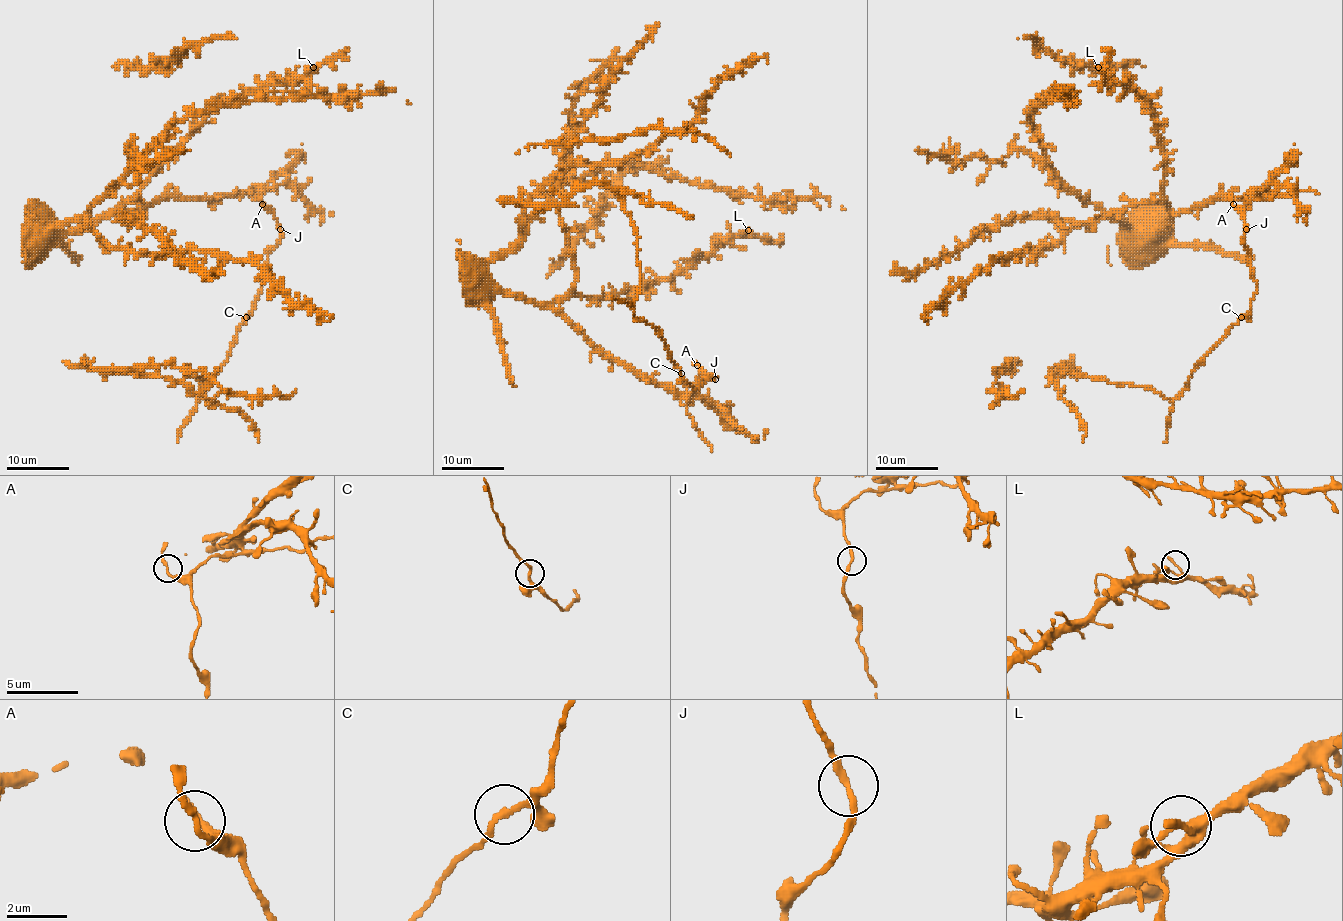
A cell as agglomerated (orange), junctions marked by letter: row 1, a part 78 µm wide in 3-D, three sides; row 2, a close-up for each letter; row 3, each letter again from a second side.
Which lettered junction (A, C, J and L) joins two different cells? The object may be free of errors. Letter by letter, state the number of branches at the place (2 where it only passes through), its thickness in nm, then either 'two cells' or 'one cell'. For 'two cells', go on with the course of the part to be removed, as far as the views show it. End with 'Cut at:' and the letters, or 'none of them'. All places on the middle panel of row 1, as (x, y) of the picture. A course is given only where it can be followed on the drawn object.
A: branches 2; calibre 170 nm; one cell
C: branches 2; calibre 200 nm; one cell
J: branches 2; calibre 200 nm; one cell
L: branches 2; calibre 180 nm; one cell
Cut at: none of them

